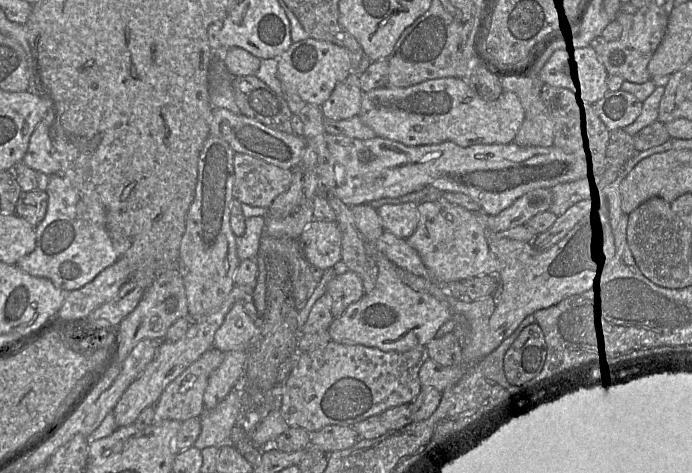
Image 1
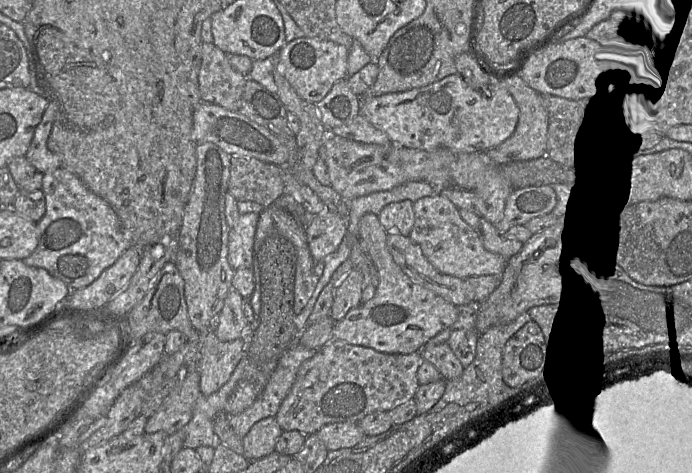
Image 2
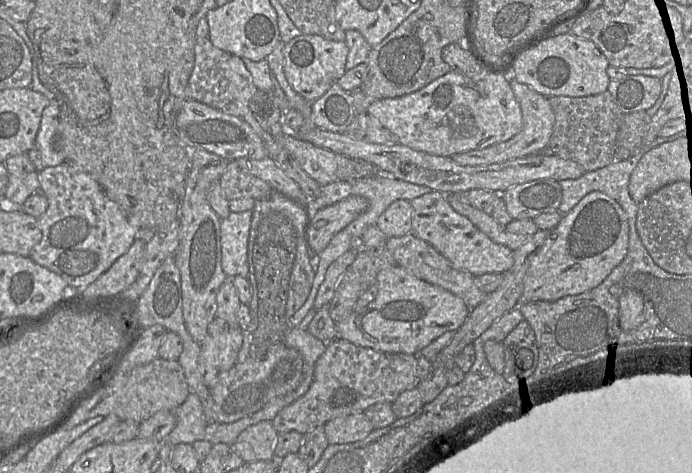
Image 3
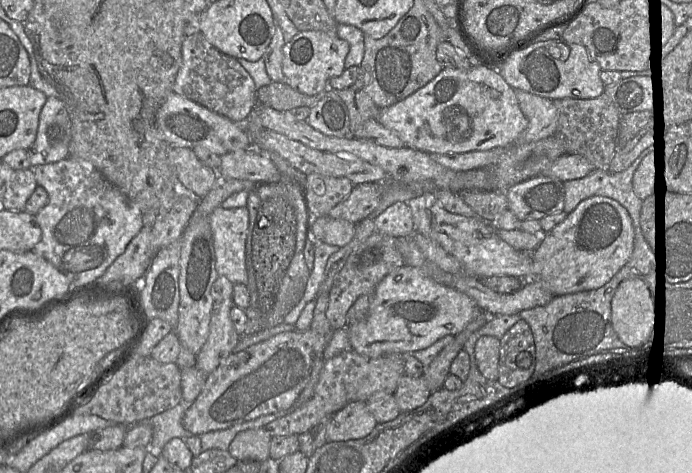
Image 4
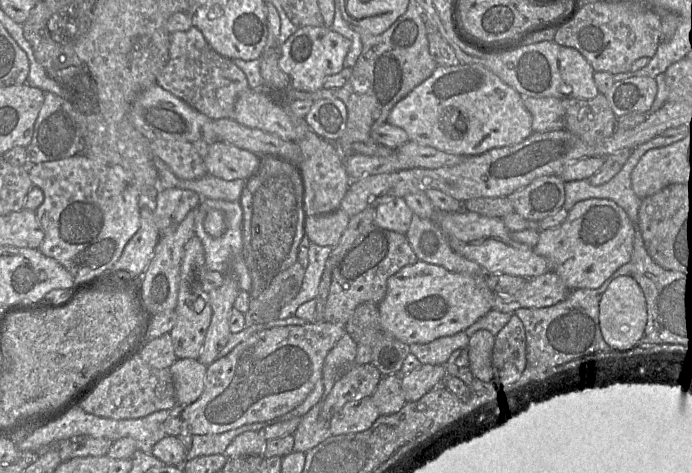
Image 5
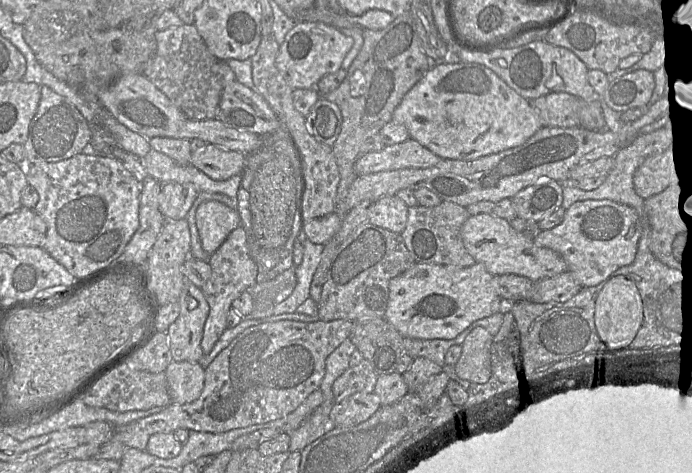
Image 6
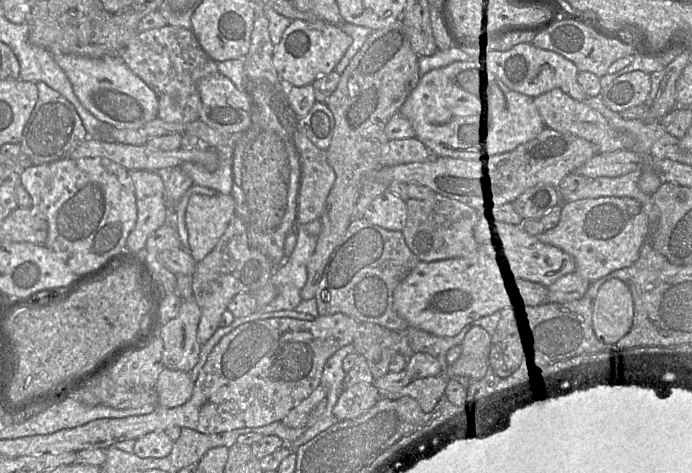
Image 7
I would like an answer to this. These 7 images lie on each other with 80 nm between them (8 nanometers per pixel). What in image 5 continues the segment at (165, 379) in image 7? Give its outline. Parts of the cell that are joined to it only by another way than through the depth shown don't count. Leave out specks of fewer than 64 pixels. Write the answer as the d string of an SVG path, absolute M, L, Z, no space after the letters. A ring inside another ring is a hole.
M193 358L177 359L170 367L177 403L195 402L204 390L207 366Z

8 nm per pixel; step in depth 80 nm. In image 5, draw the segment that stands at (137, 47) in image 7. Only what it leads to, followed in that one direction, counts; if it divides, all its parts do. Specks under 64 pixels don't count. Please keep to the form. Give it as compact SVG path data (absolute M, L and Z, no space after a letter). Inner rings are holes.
M195 26L187 31L170 33L169 60L156 83L212 120L232 118L238 94L249 88L245 73L231 59L218 54Z

